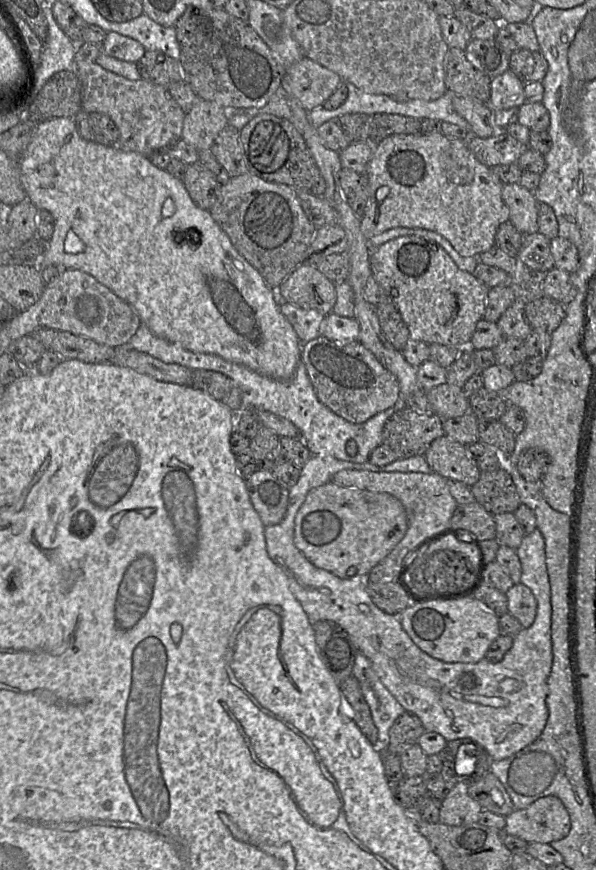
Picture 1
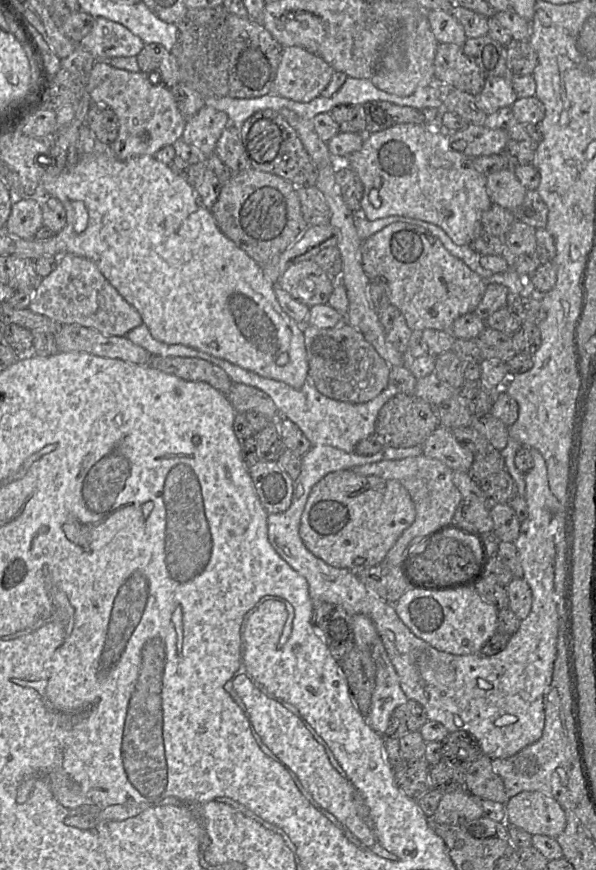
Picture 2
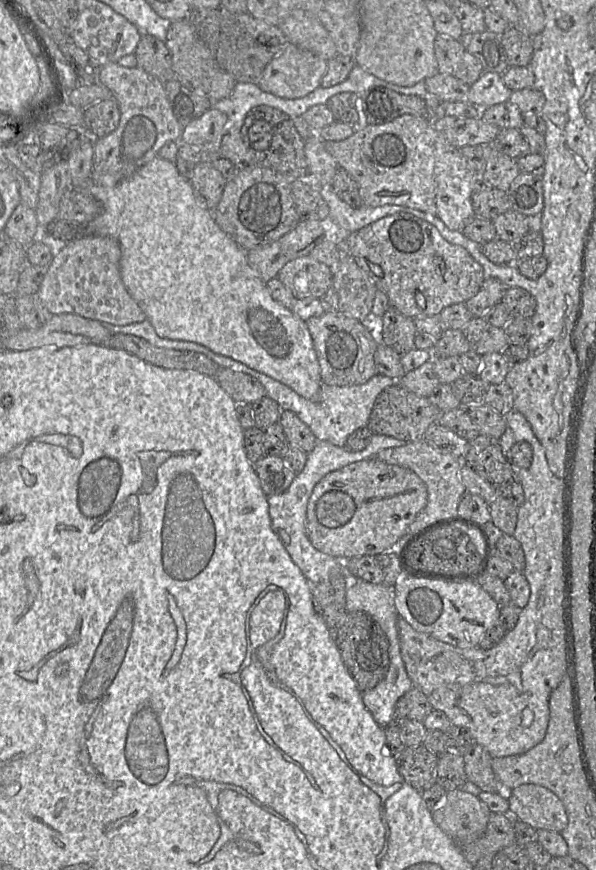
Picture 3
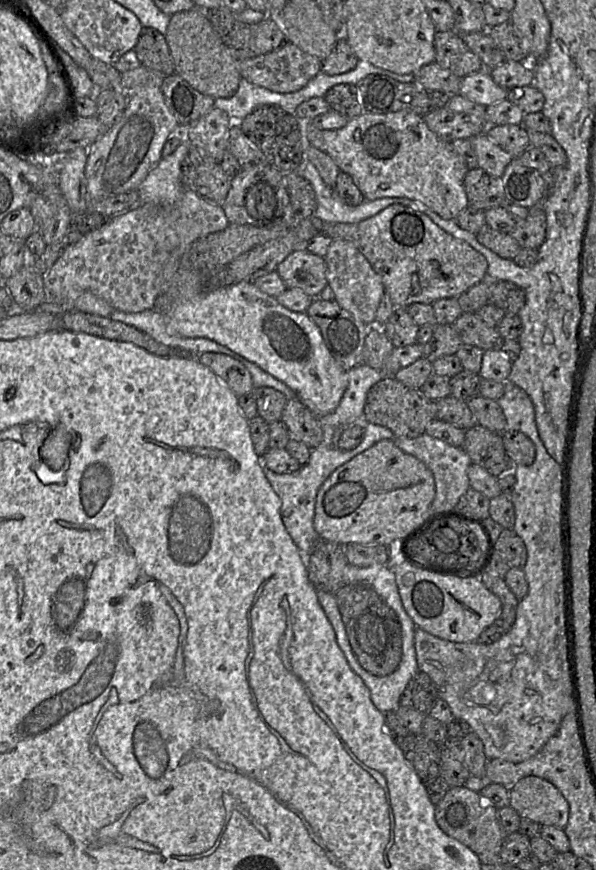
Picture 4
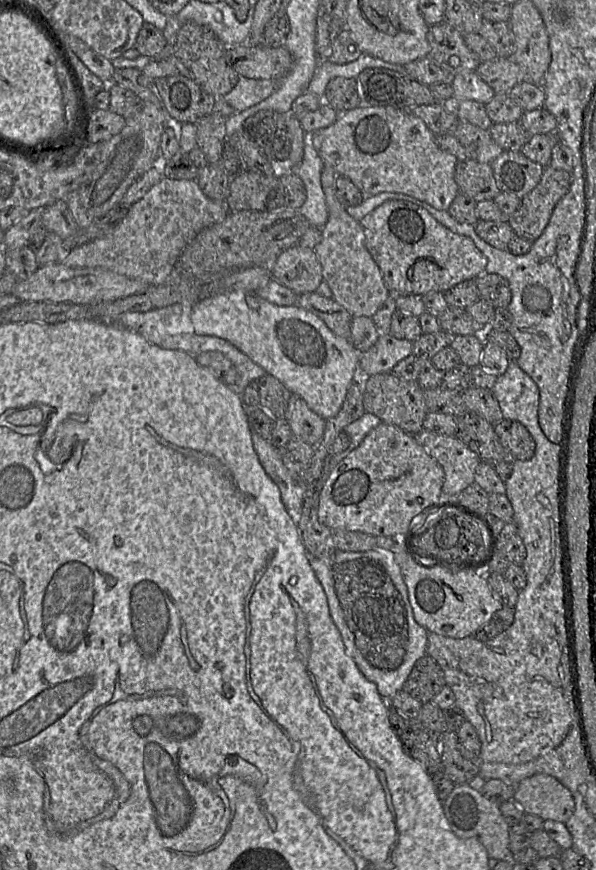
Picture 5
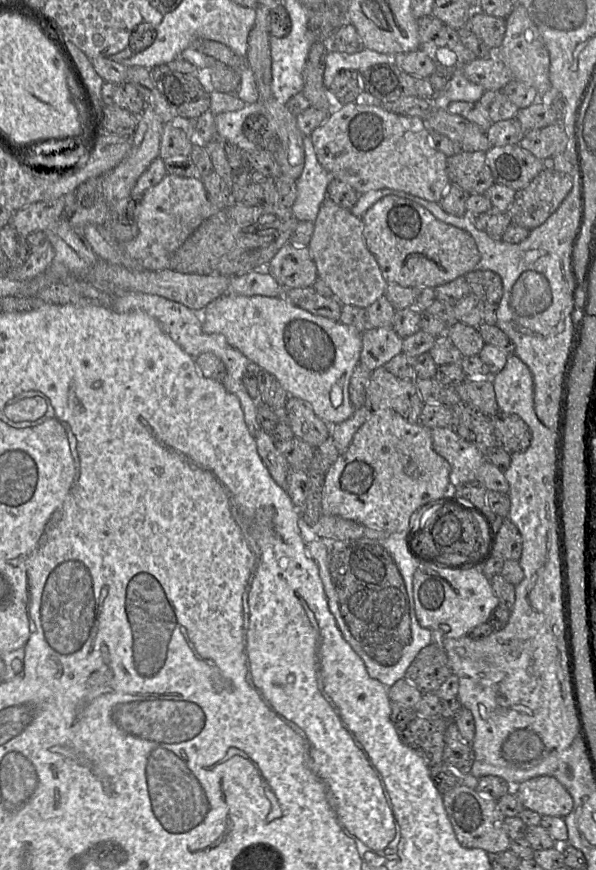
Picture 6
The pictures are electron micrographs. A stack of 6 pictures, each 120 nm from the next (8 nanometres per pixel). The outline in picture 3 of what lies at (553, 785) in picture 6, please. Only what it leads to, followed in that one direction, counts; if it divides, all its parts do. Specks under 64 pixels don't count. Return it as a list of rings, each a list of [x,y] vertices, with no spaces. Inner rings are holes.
[[[523,784],[503,792],[509,804],[508,814],[514,821],[527,823],[535,830],[561,832],[566,827],[564,805],[549,789],[536,784]]]

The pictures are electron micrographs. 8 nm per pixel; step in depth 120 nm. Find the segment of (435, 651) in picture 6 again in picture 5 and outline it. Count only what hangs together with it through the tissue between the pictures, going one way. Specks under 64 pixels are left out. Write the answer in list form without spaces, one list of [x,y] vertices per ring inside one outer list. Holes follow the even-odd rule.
[[[426,654],[415,663],[403,690],[424,704],[432,701],[445,684],[441,667]]]

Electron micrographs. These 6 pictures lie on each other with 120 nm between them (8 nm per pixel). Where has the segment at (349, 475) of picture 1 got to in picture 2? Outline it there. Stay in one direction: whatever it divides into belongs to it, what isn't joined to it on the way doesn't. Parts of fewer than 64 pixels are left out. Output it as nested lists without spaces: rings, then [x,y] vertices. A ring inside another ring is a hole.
[[[424,454],[401,460],[383,460],[361,465],[353,468],[353,470],[363,476],[377,476],[397,480],[407,489],[415,504],[415,520],[397,539],[384,560],[394,566],[400,564],[413,538],[423,536],[454,518],[456,509],[463,500],[460,491],[453,482],[453,471],[441,461],[427,457]]]

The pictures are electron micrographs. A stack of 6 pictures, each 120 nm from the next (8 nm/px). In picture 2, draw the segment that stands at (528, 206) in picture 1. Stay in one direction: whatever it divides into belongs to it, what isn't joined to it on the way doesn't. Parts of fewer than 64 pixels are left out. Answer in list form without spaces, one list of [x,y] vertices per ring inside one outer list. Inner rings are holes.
[[[512,168],[488,174],[487,190],[493,204],[509,211],[517,210],[527,191],[525,186],[517,179]]]

